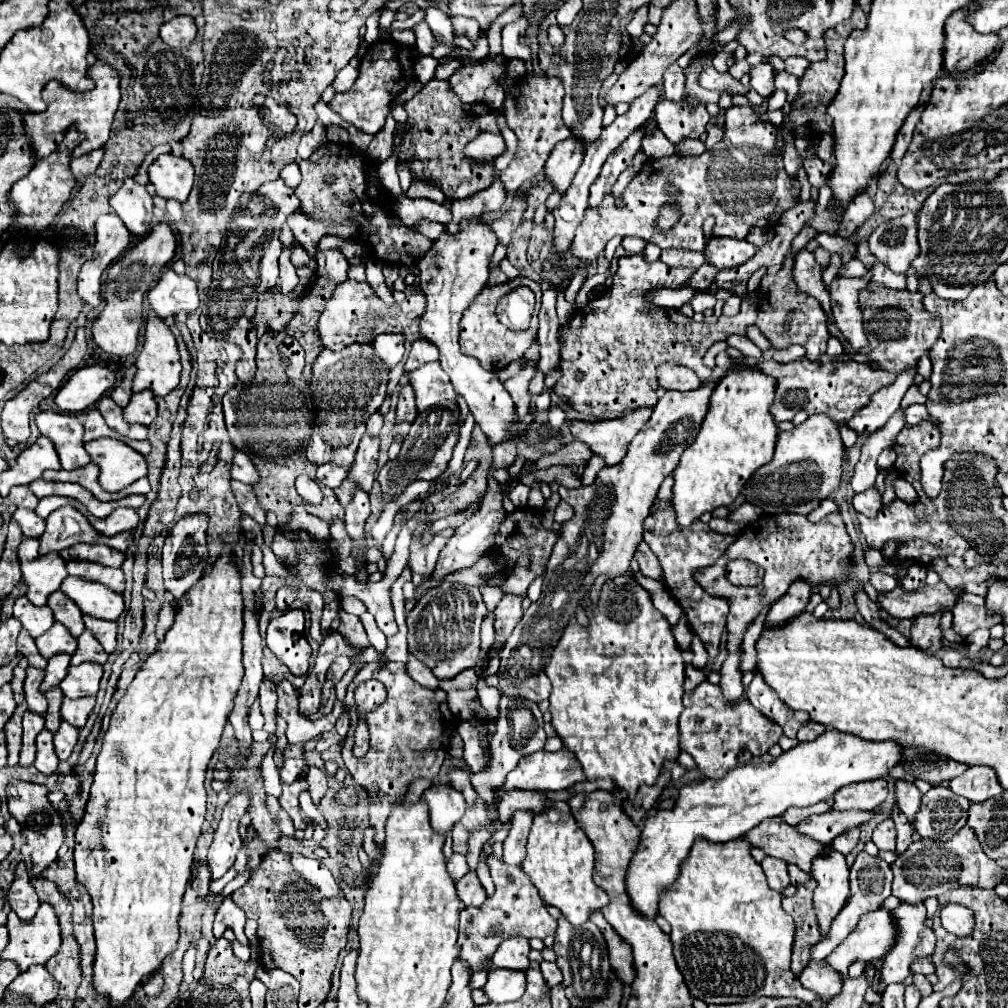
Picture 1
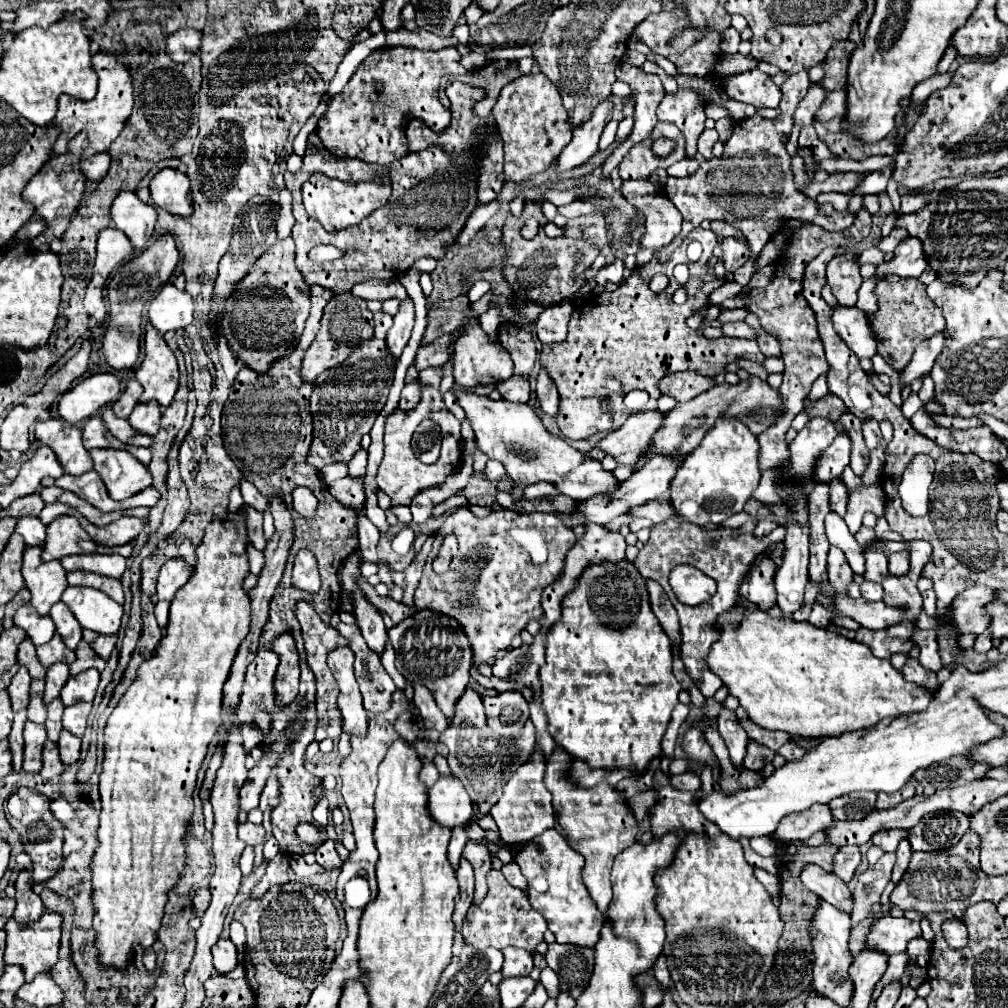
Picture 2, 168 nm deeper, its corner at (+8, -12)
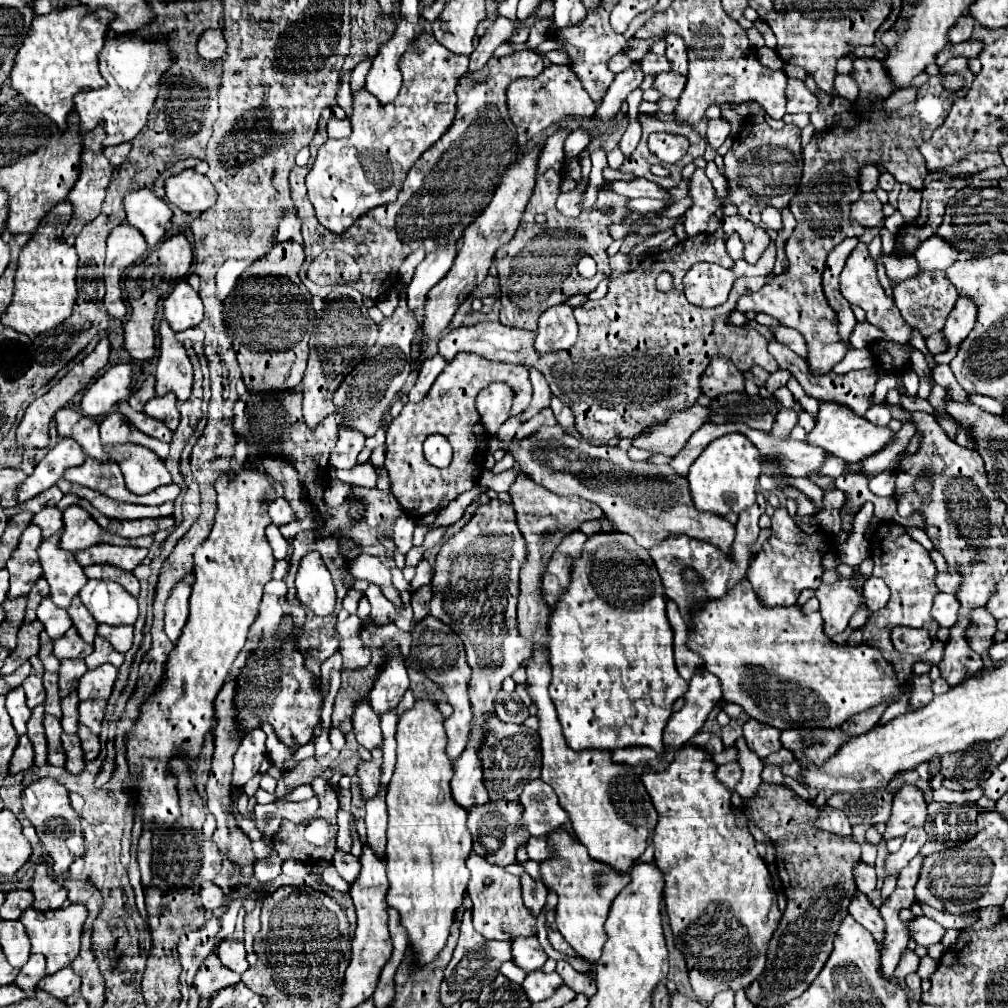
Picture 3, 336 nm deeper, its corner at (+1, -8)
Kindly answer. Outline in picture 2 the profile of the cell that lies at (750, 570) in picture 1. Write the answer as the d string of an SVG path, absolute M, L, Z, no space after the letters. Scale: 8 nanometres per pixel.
M761 560L751 574L743 580L739 592L743 598L759 604L761 610L769 610L775 606L775 584L773 584L775 566L769 560Z

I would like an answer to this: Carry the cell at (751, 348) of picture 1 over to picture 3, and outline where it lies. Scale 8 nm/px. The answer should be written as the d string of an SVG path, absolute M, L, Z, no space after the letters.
M776 370L776 372L774 372L770 378L768 378L768 382L766 382L766 388L768 388L770 392L774 392L774 390L778 390L778 388L786 386L790 378L792 378L792 374L790 374L788 370Z

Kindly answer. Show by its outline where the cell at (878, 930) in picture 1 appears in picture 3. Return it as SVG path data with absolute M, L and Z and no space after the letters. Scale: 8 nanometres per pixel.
M918 916L912 922L908 922L910 928L910 936L916 940L916 944L922 946L932 946L938 944L942 940L942 936L946 934L946 928L942 928L938 922L926 918L926 916Z

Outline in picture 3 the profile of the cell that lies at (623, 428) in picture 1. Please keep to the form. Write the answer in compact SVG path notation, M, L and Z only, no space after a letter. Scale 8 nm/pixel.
M696 404L688 410L672 414L662 424L654 424L650 428L650 434L642 434L634 438L634 446L652 450L656 454L676 456L678 452L682 452L690 436L708 420L710 420L710 408Z

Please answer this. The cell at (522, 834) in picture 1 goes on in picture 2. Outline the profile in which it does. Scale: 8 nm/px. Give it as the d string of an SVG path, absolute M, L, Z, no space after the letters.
M515 860L509 862L509 864L503 864L501 872L505 874L505 878L507 878L507 882L509 882L511 886L515 886L515 888L523 888L523 892L527 892L527 884L525 884L523 874L521 874L521 870L519 870L519 866L517 866Z

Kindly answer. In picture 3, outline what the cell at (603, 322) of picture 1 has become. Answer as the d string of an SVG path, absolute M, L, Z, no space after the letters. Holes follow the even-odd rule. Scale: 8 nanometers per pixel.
M716 234L688 238L670 252L646 256L634 270L610 280L608 294L602 300L588 300L584 306L574 308L578 340L568 350L538 354L534 350L534 332L510 328L500 322L480 322L442 336L438 354L450 362L458 352L476 352L488 360L532 366L544 374L552 394L574 412L576 430L582 436L598 442L642 436L654 420L662 422L672 412L696 404L702 394L700 376L712 356L726 356L734 364L758 360L760 368L768 372L778 370L774 356L768 352L768 340L762 334L728 322L738 298L758 292L768 278L736 280L728 302L706 310L692 306L682 288L684 274L696 262L714 262L732 268L734 260L726 252L726 238ZM660 272L672 274L672 290L660 292L656 288Z

